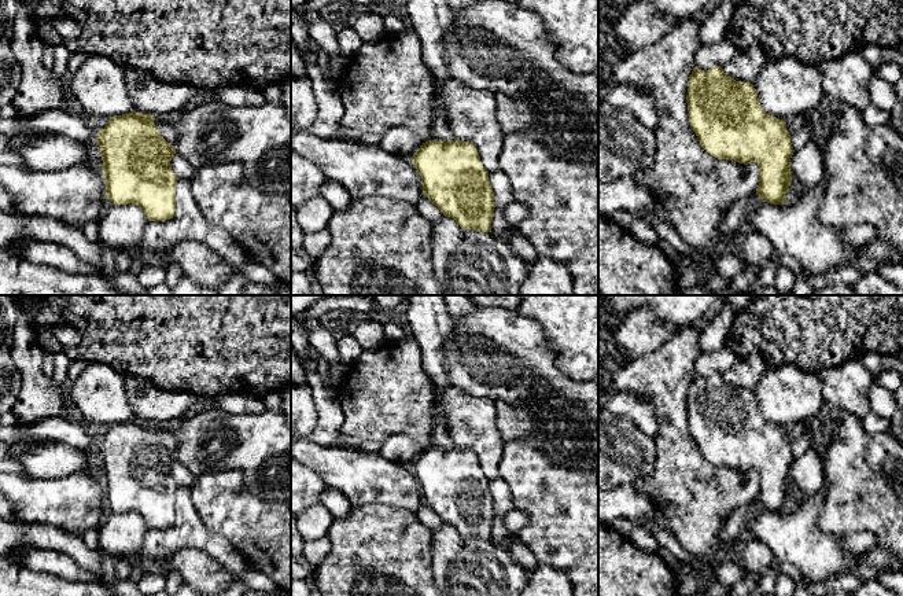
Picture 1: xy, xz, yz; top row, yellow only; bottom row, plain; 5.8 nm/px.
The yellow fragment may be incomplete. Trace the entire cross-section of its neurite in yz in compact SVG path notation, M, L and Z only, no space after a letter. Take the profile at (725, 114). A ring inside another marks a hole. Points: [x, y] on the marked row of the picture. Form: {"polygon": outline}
{"polygon": "M720 66L708 71L694 67L688 81L688 115L701 147L718 159L759 165L756 194L762 202L785 205L792 181L790 158L795 152L786 122L769 115L760 106L752 84L736 81Z"}

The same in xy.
{"polygon": "M136 110L110 117L96 141L111 205L134 203L148 221L165 221L176 211L178 177L170 165L176 150L161 136L155 117Z"}

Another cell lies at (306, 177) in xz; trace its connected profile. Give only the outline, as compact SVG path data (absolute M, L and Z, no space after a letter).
M291 151L291 207L321 196L320 188L327 180L327 174L314 162Z

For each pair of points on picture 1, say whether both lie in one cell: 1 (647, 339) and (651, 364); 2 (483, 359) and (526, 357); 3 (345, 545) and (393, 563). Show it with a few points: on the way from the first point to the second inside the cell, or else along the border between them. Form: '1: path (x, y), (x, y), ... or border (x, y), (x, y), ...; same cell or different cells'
1: border (675, 333), (658, 348), (627, 361); different cells
2: path (494, 359), (515, 359); same cell
3: path (357, 545), (365, 545), (380, 556); same cell

